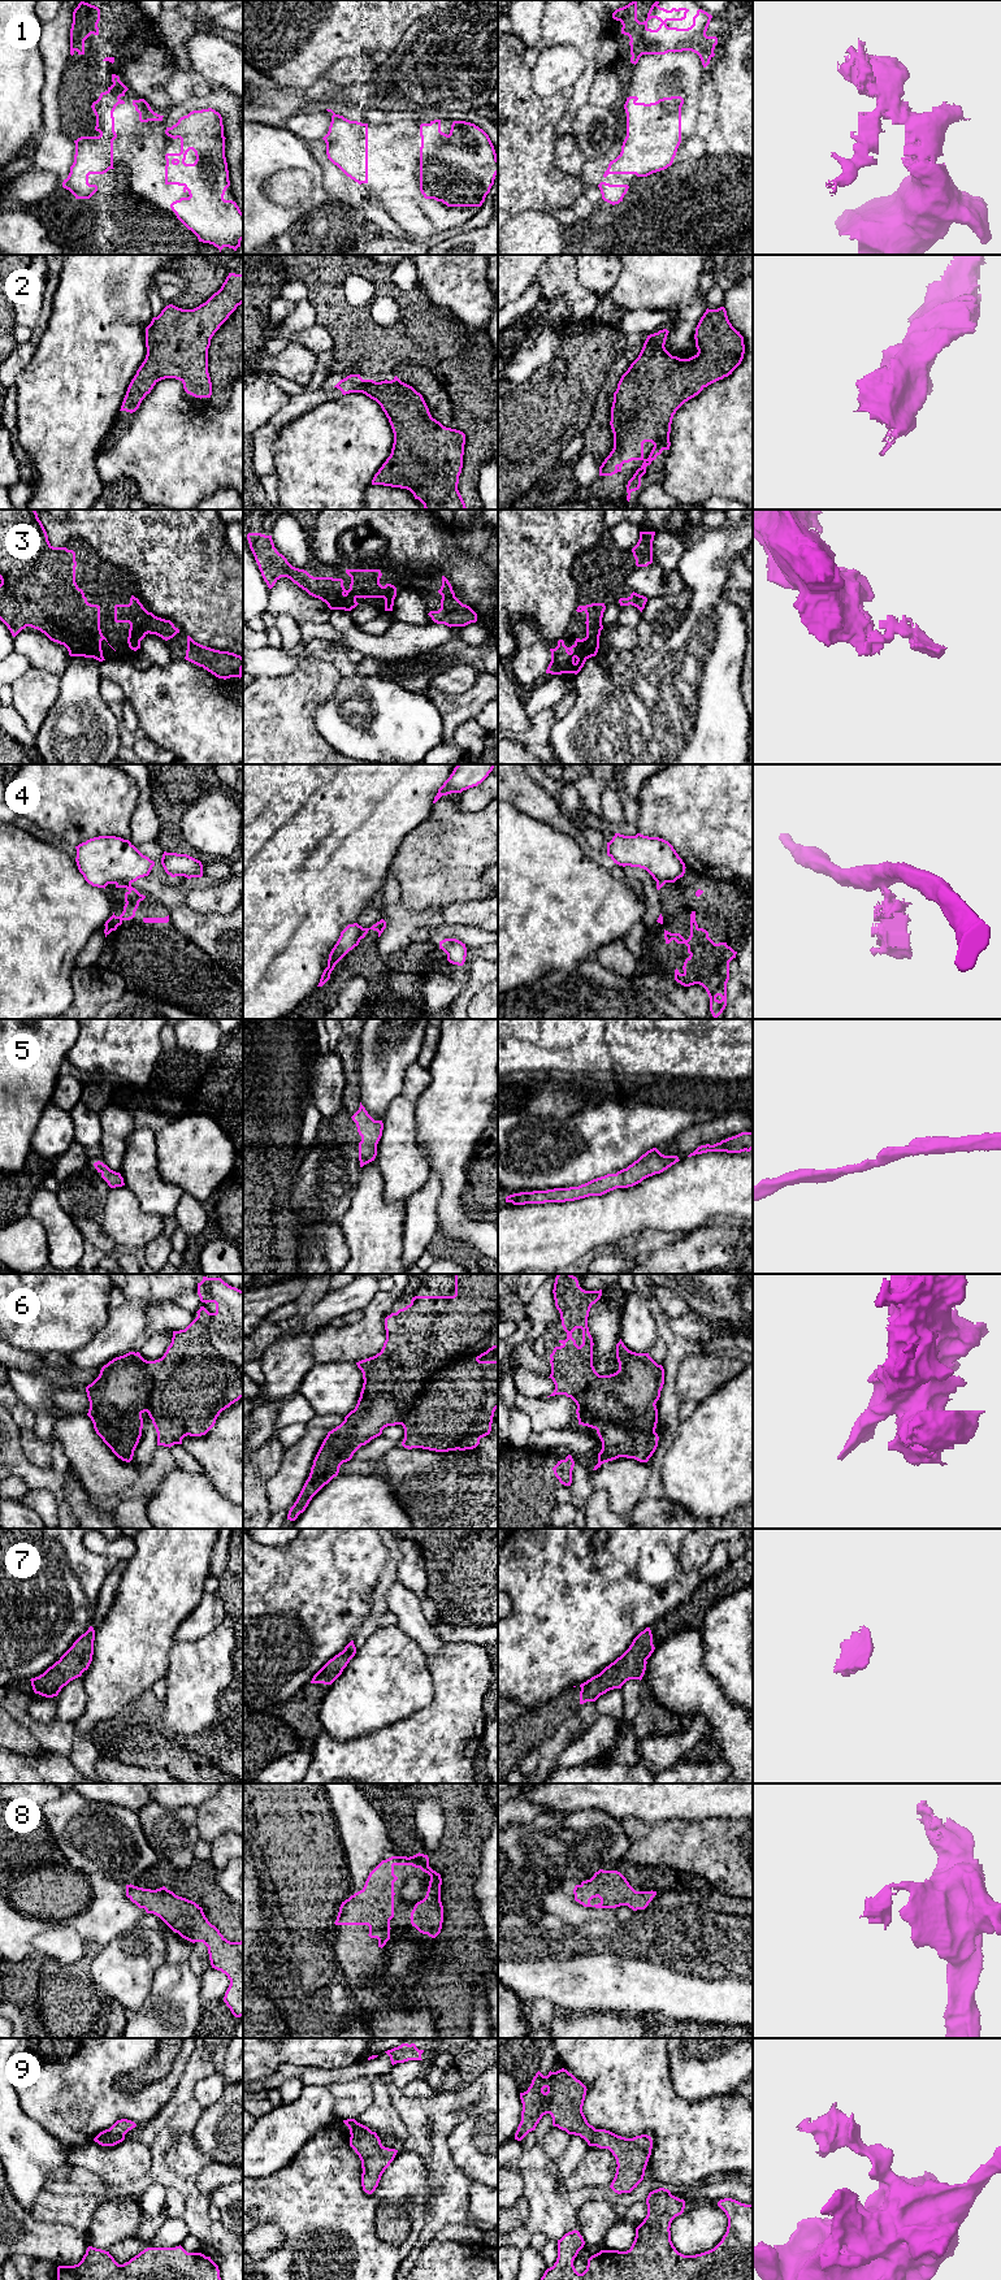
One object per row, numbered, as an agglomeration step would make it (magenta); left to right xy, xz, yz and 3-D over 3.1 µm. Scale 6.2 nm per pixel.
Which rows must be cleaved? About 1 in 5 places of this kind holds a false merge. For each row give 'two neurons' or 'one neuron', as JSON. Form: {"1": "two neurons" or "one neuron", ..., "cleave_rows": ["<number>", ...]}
{"1": "one neuron", "2": "one neuron", "3": "one neuron", "4": "two neurons", "5": "one neuron", "6": "one neuron", "7": "one neuron", "8": "one neuron", "9": "one neuron", "cleave_rows": ["4"]}

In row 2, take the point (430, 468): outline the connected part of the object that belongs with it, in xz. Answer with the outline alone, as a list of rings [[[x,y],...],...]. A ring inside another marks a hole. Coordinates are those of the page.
[[[350,374],[334,387],[343,395],[363,393],[376,400],[391,425],[394,433],[391,454],[374,474],[372,485],[407,489],[425,510],[467,510],[458,490],[465,445],[463,432],[446,428],[433,419],[422,395],[396,376],[391,381],[376,382],[363,380],[360,374]]]

